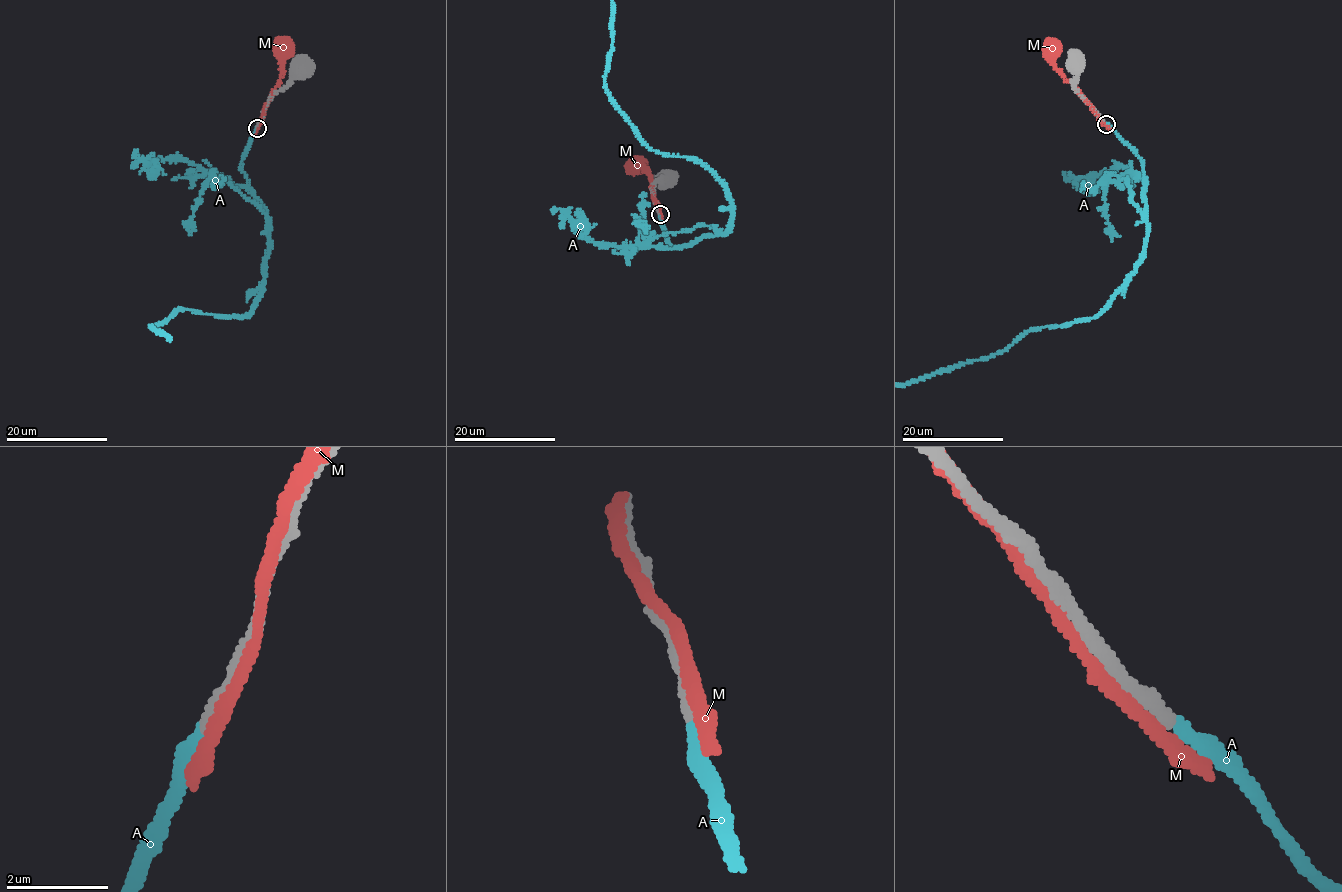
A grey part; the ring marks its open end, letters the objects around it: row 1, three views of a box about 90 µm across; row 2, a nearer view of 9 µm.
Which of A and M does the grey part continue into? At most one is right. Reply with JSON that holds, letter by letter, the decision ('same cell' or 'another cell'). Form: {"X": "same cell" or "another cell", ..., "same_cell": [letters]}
{"A": "same cell", "M": "another cell", "same_cell": ["A"]}

